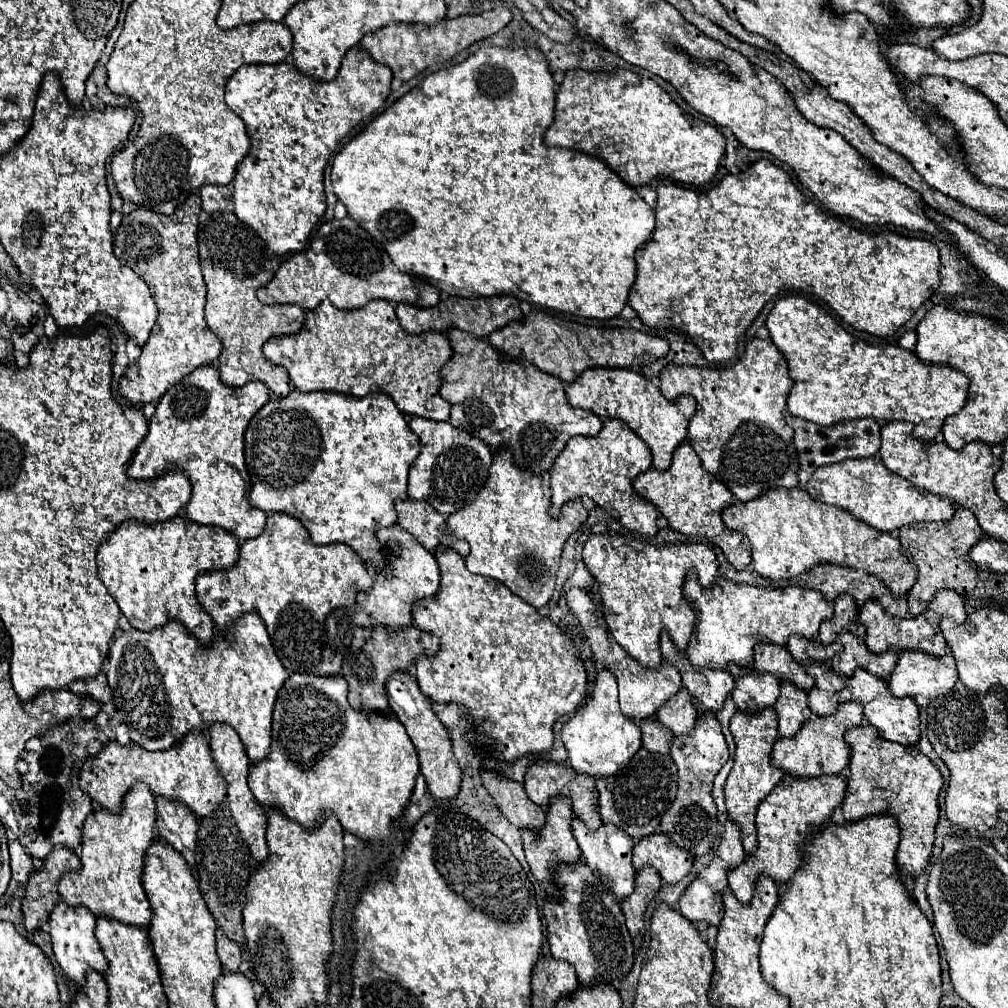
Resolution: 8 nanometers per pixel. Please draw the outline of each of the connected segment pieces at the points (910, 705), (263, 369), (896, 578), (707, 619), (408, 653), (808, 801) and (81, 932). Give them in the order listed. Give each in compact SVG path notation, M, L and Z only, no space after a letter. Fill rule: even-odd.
M857 669L849 679L847 685L839 691L839 701L861 701L865 709L865 717L879 729L879 735L887 741L895 741L901 745L917 745L919 743L919 707L913 697L899 699L889 693L887 681L871 675L865 669Z
M201 205L197 241L207 283L205 321L223 343L219 355L221 381L229 387L241 387L247 381L263 381L273 395L285 397L291 391L287 371L281 365L267 361L261 347L269 337L297 333L303 327L305 311L299 305L263 305L257 299L255 291L267 285L275 271L267 259L265 241L249 225L237 219L233 207L207 213Z
M775 487L759 497L747 501L747 503L733 503L723 509L723 521L729 529L741 531L747 535L751 541L751 553L753 553L753 569L773 581L779 579L789 579L797 577L803 571L809 571L817 563L835 563L835 565L847 565L855 567L867 573L873 573L885 581L885 585L895 593L903 595L913 587L915 581L915 563L913 559L903 551L901 541L893 537L891 533L879 531L871 525L867 525L861 519L851 517L847 509L839 509L821 501L815 501L803 487L795 489L785 489L785 487Z
M689 571L683 593L697 609L695 631L685 649L689 661L695 667L725 669L727 663L733 661L743 669L751 669L755 643L765 641L785 645L787 637L793 633L799 633L807 639L815 639L821 621L833 617L831 603L819 591L801 585L755 587L717 577L715 583L705 589L699 583L697 573Z
M375 625L373 629L357 627L353 633L353 641L345 655L341 675L349 683L349 703L357 711L381 711L387 713L389 703L385 695L385 681L393 671L407 671L411 663L417 661L419 655L435 655L439 649L439 641L433 633L419 629L417 625L391 629L385 625Z
M785 775L779 781L779 785L757 807L757 851L745 855L745 861L729 869L729 887L741 903L751 901L755 893L755 879L759 873L767 873L777 885L787 883L787 879L801 865L799 847L819 825L829 821L833 809L843 803L845 789L847 781L843 775L825 775L813 779Z
M59 901L49 915L49 927L55 959L69 979L73 979L81 987L85 983L85 969L97 969L99 973L105 973L107 961L95 939L95 915L85 905L71 907L65 901Z

